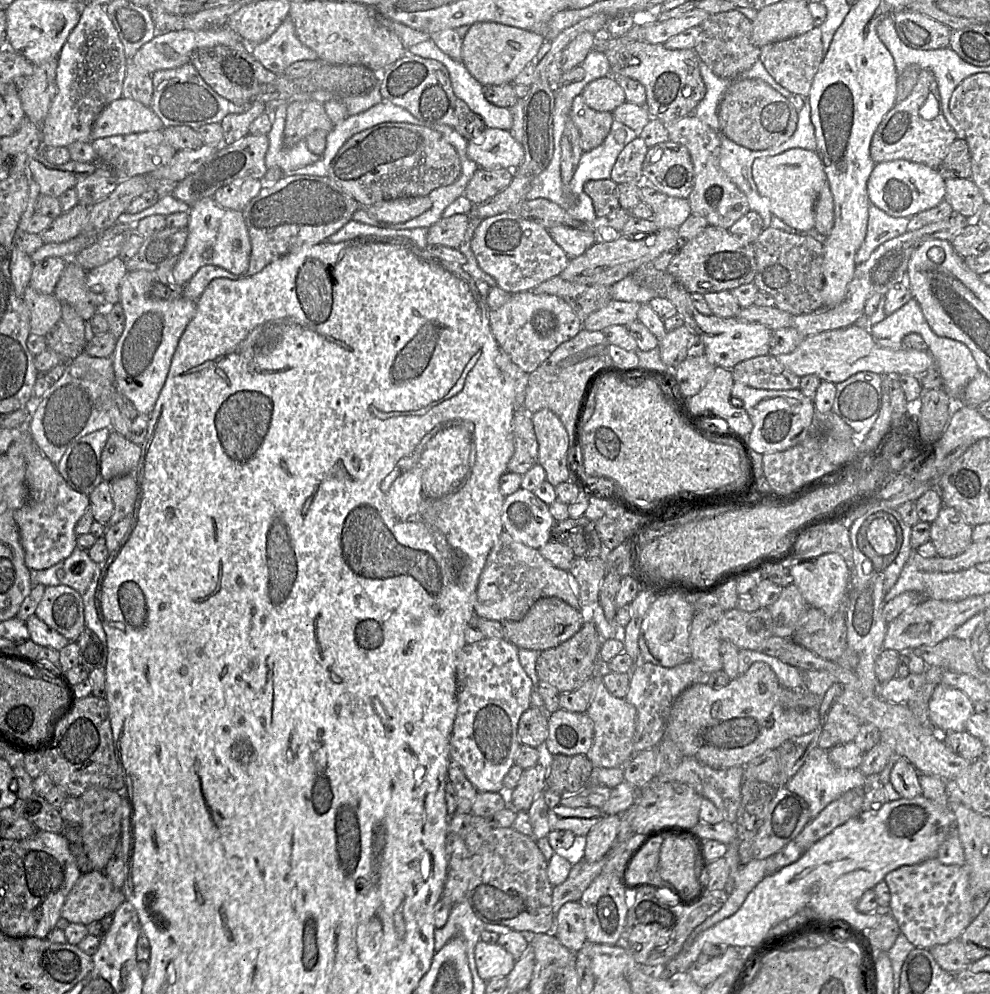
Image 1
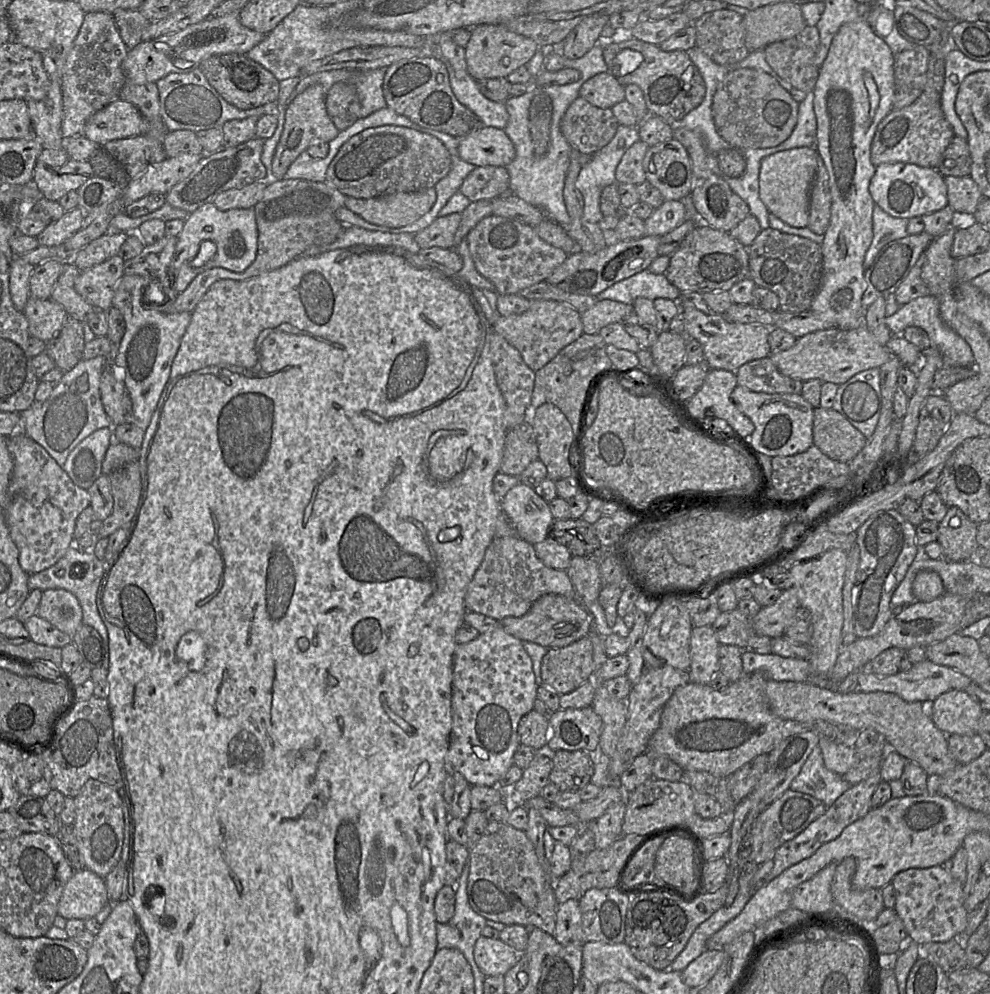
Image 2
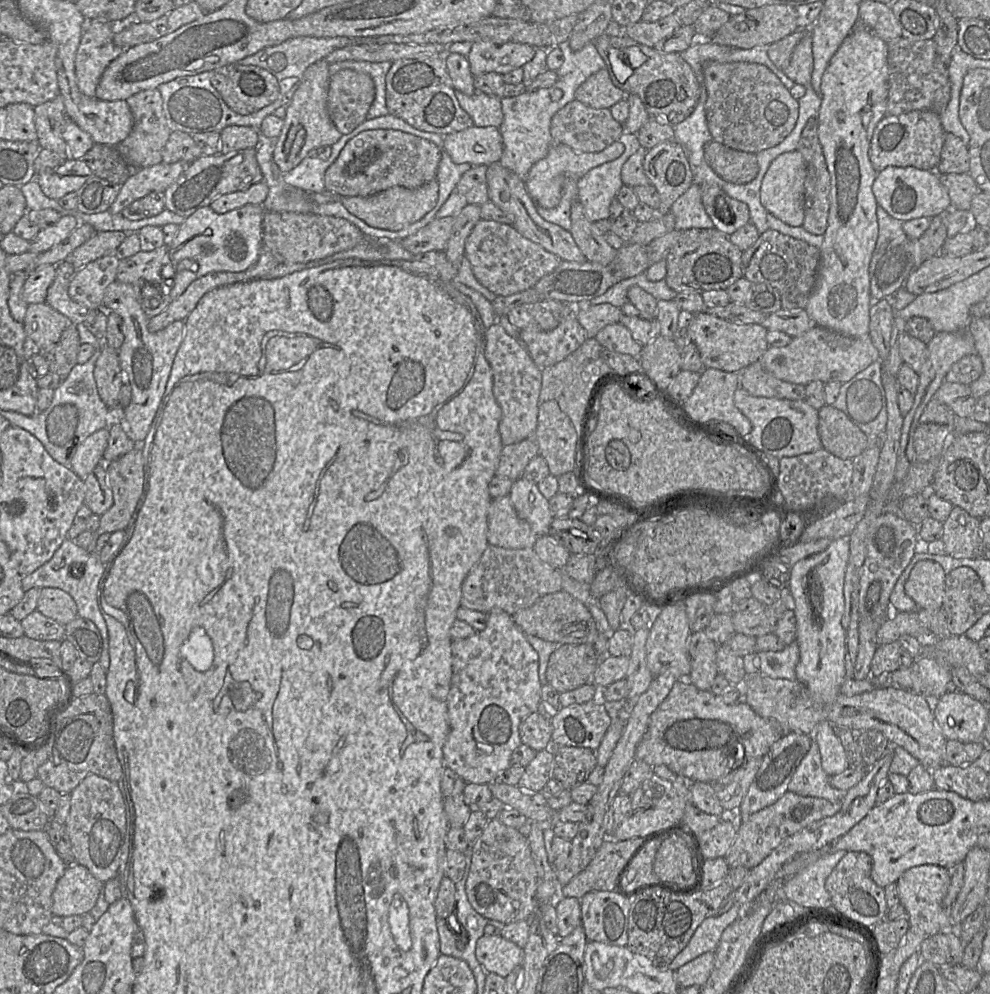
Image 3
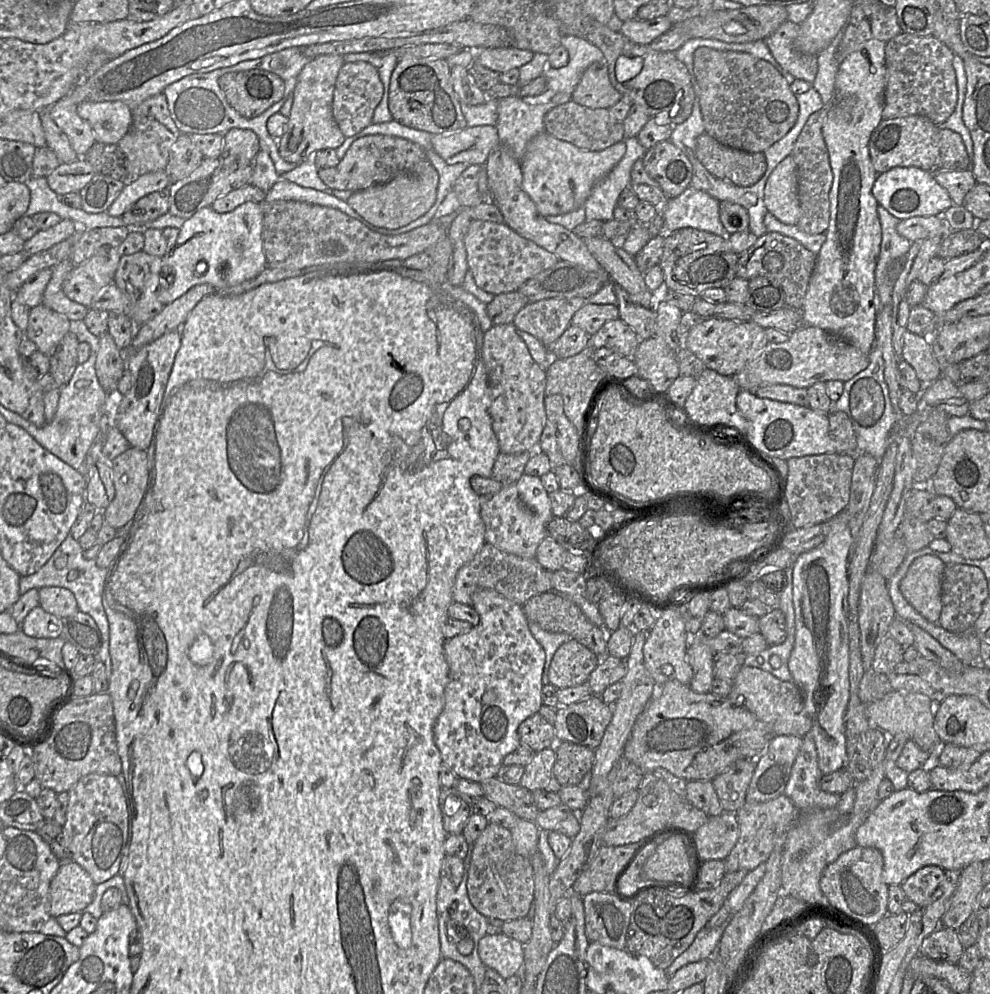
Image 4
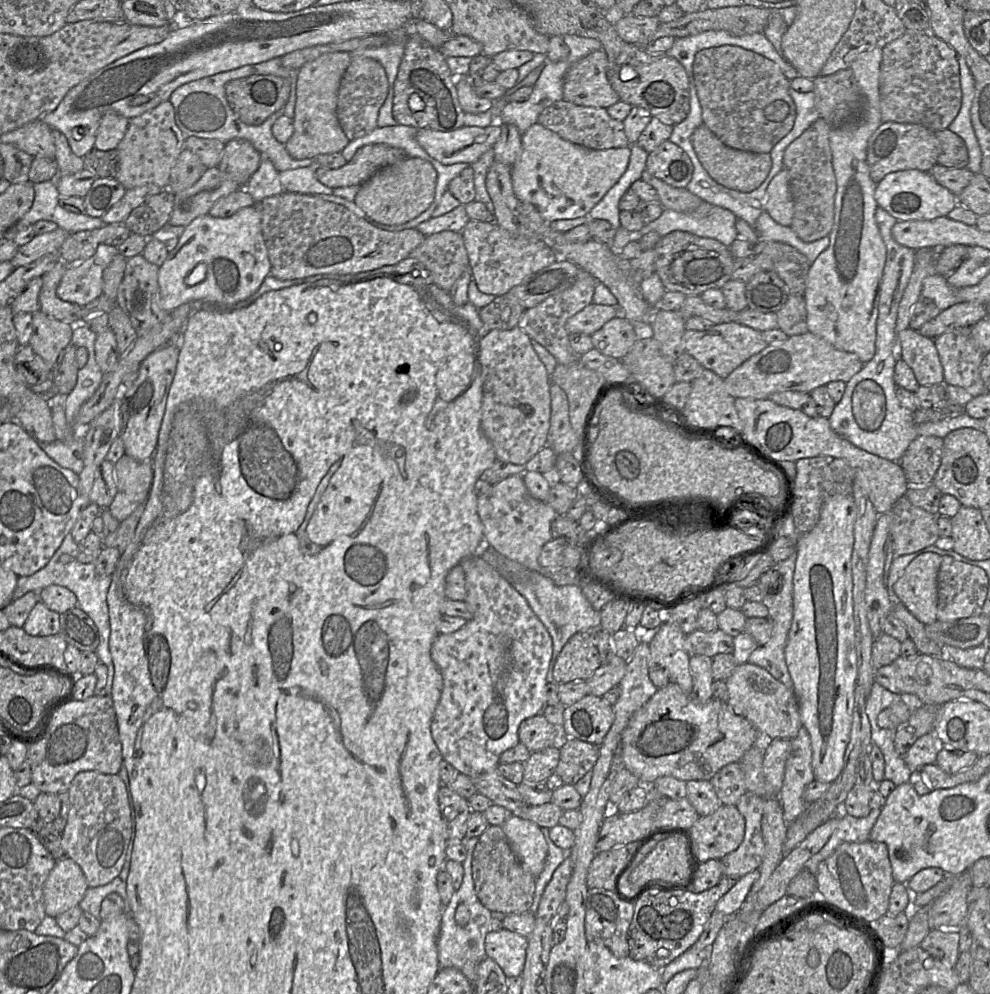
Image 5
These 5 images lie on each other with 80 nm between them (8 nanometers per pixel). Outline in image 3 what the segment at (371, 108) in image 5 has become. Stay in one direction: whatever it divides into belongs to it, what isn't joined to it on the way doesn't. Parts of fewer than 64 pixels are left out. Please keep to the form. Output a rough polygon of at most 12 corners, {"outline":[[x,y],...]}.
{"outline":[[343,69],[331,76],[327,109],[342,135],[367,119],[375,85]]}

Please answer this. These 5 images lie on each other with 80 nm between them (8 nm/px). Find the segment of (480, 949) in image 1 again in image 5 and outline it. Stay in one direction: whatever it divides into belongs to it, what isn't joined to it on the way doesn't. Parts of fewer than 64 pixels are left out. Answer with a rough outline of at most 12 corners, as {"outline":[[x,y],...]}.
{"outline":[[505,928],[485,938],[487,957],[521,976],[528,937]]}

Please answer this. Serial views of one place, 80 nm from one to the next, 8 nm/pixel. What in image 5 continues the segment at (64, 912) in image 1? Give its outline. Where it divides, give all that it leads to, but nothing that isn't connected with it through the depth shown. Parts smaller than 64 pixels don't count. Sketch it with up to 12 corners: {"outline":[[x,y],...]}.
{"outline":[[56,861],[43,885],[51,917],[79,905],[88,888],[80,866]]}

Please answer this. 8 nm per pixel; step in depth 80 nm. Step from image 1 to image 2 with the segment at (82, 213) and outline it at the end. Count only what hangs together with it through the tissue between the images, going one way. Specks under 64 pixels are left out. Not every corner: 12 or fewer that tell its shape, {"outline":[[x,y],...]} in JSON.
{"outline":[[76,207],[36,237],[40,246],[58,246],[82,226],[84,212]]}

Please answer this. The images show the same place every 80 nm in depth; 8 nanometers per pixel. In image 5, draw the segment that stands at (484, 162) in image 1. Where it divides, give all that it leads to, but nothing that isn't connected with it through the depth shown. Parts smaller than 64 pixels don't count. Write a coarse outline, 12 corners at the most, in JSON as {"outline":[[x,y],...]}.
{"outline":[[501,123],[448,132],[416,140],[444,165],[472,165],[492,149]]}

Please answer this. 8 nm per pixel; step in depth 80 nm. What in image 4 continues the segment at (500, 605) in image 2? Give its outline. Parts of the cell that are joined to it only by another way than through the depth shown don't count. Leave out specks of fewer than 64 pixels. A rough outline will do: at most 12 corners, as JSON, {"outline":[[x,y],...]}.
{"outline":[[486,542],[457,571],[453,601],[487,588],[522,606],[551,572]]}

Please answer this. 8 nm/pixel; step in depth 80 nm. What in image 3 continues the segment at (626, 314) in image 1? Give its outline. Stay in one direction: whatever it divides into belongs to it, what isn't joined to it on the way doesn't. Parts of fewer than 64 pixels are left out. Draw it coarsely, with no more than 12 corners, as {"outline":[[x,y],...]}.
{"outline":[[610,303],[581,305],[575,311],[587,338],[618,323]]}

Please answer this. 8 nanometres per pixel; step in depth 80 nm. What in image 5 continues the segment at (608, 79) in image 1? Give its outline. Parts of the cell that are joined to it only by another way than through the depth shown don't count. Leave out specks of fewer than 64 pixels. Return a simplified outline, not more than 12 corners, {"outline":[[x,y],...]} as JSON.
{"outline":[[603,49],[569,67],[563,99],[595,108],[620,100]]}

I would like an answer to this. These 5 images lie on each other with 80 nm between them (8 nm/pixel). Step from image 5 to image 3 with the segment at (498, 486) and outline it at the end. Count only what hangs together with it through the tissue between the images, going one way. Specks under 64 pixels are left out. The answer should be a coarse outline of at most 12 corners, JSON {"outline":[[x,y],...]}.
{"outline":[[509,495],[488,509],[488,543],[533,548],[538,536]]}

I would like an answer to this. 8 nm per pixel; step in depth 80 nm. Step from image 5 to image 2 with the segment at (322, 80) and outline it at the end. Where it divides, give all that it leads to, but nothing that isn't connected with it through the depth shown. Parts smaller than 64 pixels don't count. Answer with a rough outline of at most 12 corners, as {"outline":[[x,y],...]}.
{"outline":[[314,84],[287,106],[269,180],[340,132]]}

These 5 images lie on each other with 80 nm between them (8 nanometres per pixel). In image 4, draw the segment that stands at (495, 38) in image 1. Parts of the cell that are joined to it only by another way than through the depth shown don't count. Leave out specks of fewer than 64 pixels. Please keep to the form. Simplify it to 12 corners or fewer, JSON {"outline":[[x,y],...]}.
{"outline":[[512,46],[475,51],[475,60],[498,73],[530,62],[534,52]]}

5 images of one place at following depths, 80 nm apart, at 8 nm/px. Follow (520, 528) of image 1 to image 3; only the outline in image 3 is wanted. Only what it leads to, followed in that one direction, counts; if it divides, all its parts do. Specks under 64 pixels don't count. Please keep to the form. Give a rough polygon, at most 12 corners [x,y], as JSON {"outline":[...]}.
{"outline":[[518,478],[509,497],[537,536],[554,517],[537,483]]}

